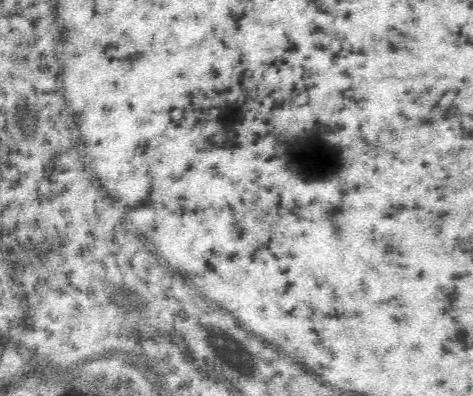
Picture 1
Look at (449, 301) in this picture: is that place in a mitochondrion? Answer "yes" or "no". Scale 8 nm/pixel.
yes

